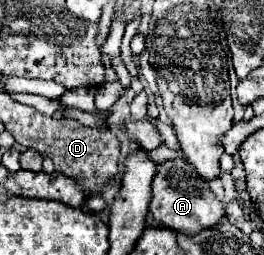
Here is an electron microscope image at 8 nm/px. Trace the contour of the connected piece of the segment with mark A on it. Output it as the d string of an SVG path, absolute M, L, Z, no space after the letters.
M180 159L158 165L158 173L152 181L150 213L154 221L184 235L198 235L204 229L214 229L220 223L220 219L226 215L222 201L216 199L208 183L194 171L190 163L184 163Z

